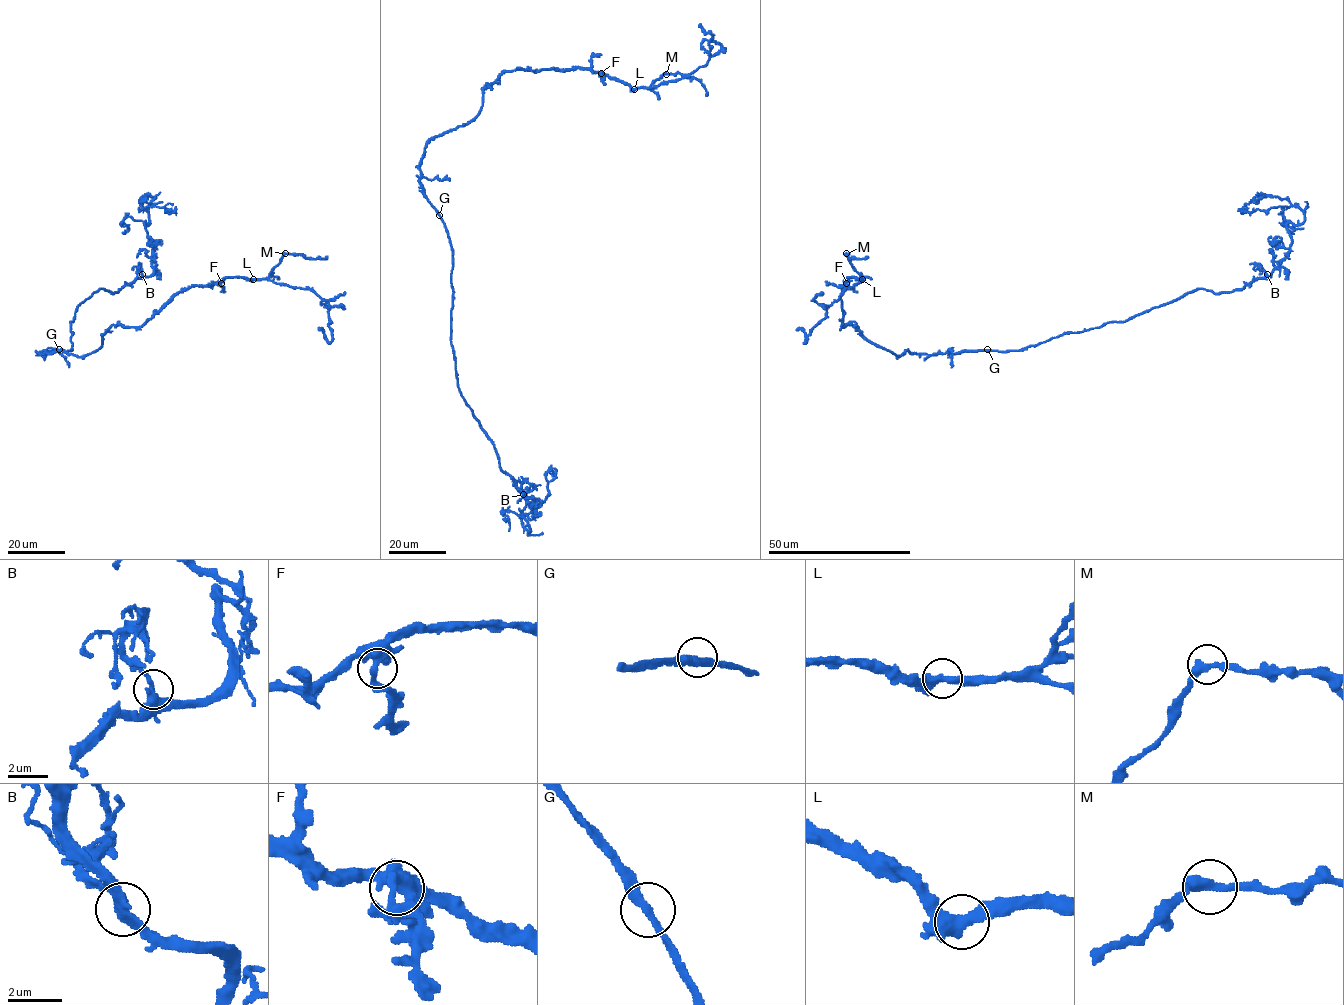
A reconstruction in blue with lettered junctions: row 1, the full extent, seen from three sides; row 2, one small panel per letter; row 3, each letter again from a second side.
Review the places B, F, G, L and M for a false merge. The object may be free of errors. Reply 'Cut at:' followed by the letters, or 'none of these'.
Cut at: none of these

